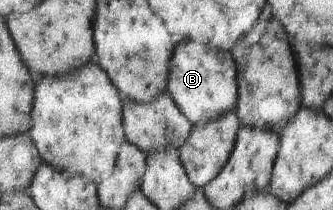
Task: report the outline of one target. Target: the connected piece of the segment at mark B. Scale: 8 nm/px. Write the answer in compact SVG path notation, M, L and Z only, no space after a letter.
M194 41L178 43L175 48L175 58L169 75L168 92L175 100L176 106L192 121L195 127L218 121L224 115L234 111L239 104L239 79L235 58L232 53L215 51L208 45Z

